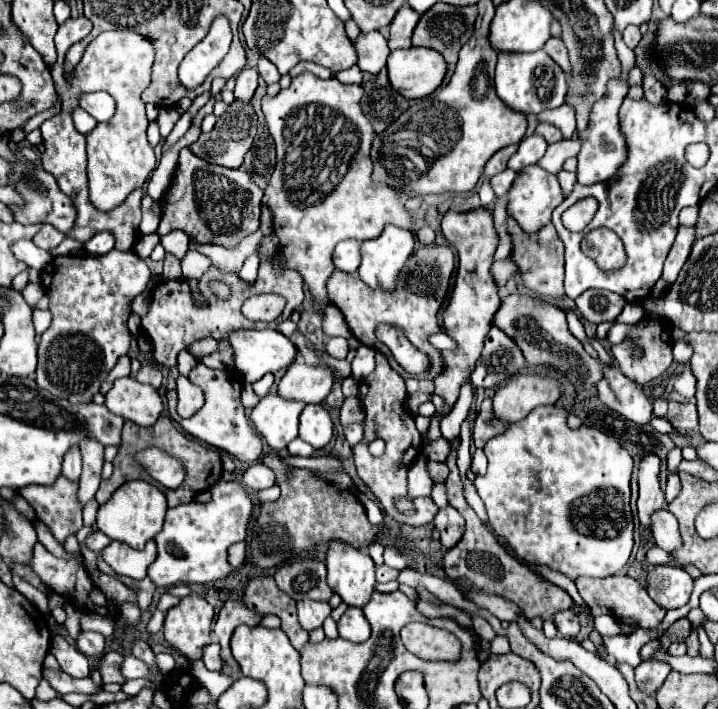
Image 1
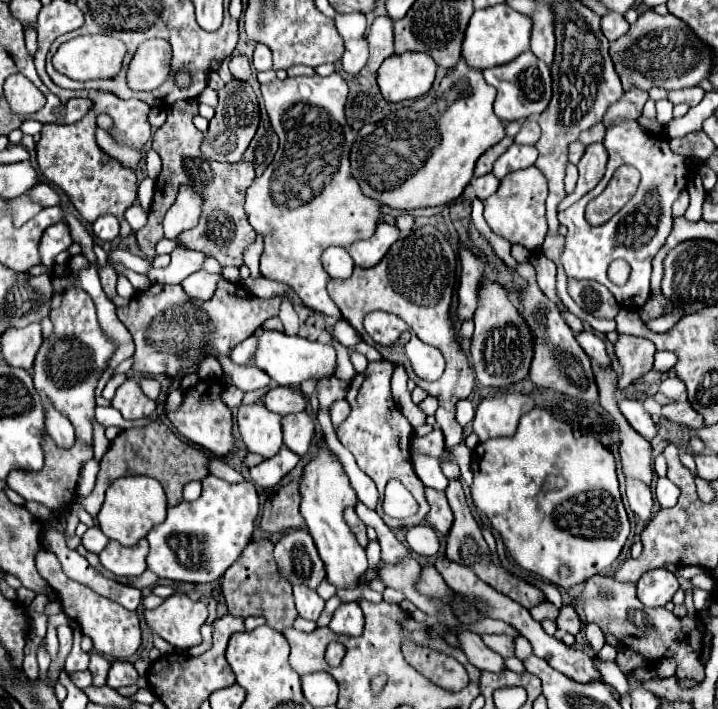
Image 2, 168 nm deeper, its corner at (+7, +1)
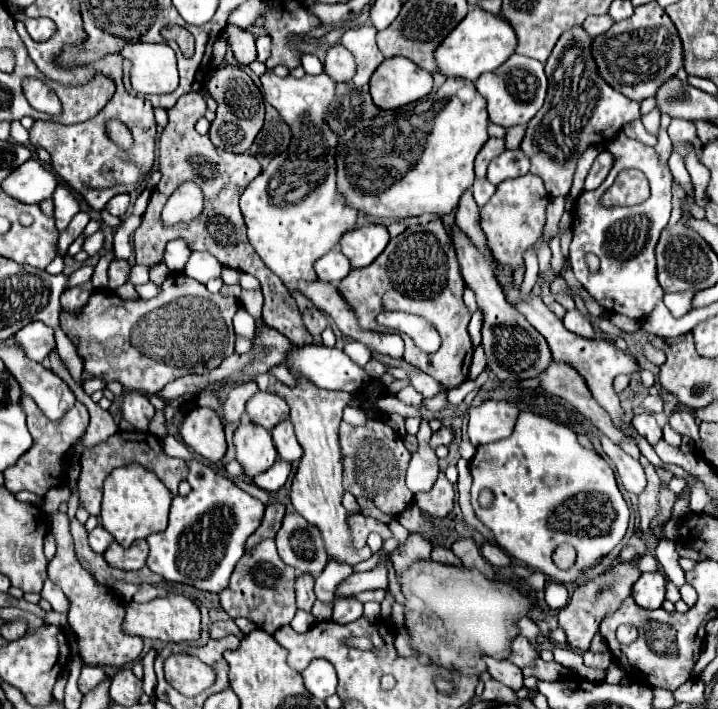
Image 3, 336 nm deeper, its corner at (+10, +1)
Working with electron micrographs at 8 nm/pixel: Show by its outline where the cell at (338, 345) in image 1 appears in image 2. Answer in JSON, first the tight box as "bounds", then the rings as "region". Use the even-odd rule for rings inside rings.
{"bounds":[253,330,335,386],"region":[[[261,330],[257,334],[257,350],[253,354],[253,364],[267,372],[281,386],[299,386],[309,378],[325,378],[333,376],[335,370],[335,348],[331,344],[319,344],[311,340],[303,340],[301,336],[287,336],[275,330]]]}

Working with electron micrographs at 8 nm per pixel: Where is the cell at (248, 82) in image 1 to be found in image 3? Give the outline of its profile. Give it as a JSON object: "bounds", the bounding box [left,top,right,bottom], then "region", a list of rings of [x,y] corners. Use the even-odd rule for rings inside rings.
{"bounds":[222,26,256,64],"region":[[[226,26],[222,36],[228,40],[232,52],[234,52],[234,58],[240,62],[240,64],[250,64],[256,60],[256,38],[254,34],[246,32],[244,28],[238,28],[238,26]]]}

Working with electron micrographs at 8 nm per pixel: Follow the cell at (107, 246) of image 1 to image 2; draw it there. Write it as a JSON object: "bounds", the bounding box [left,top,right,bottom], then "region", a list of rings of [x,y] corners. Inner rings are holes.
{"bounds":[93,216,119,242],"region":[[[103,216],[103,218],[95,220],[93,234],[103,242],[111,242],[119,234],[119,224],[117,224],[115,216]]]}

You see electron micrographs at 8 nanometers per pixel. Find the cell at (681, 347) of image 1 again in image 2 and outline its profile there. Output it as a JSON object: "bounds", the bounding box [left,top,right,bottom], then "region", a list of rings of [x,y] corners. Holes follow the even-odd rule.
{"bounds":[655,352,677,372],"region":[[[657,352],[655,354],[655,370],[659,372],[669,372],[677,362],[677,356],[673,352]]]}

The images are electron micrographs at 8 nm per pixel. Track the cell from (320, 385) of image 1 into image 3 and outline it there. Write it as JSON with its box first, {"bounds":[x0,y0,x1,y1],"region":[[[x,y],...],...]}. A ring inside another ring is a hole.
{"bounds":[246,392,288,430],"region":[[[256,392],[246,402],[246,416],[250,418],[250,422],[264,426],[266,430],[272,430],[278,422],[288,418],[288,404],[276,394]]]}

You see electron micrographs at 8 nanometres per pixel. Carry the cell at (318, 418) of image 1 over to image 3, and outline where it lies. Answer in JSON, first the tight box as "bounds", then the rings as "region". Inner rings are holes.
{"bounds":[272,420,302,462],"region":[[[284,420],[278,426],[274,426],[272,428],[272,438],[274,438],[274,446],[278,450],[278,456],[282,460],[286,460],[286,462],[300,460],[302,448],[296,440],[296,434],[294,434],[294,428],[292,428],[290,420]]]}

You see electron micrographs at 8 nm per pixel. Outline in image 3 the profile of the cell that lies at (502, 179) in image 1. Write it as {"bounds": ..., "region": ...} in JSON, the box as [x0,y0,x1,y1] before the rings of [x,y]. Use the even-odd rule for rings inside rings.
{"bounds":[472,178,496,206],"region":[[[484,178],[484,180],[476,180],[476,182],[474,182],[472,192],[474,192],[476,204],[478,204],[478,206],[484,206],[484,204],[492,198],[492,194],[496,192],[496,186],[492,186],[492,184]]]}

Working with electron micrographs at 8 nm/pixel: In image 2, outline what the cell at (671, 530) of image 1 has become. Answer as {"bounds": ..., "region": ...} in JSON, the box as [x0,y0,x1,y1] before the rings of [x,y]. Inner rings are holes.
{"bounds":[627,480,653,520],"region":[[[627,480],[627,500],[631,510],[643,520],[651,520],[651,508],[653,508],[653,496],[651,490],[645,484],[639,484],[639,480]]]}

